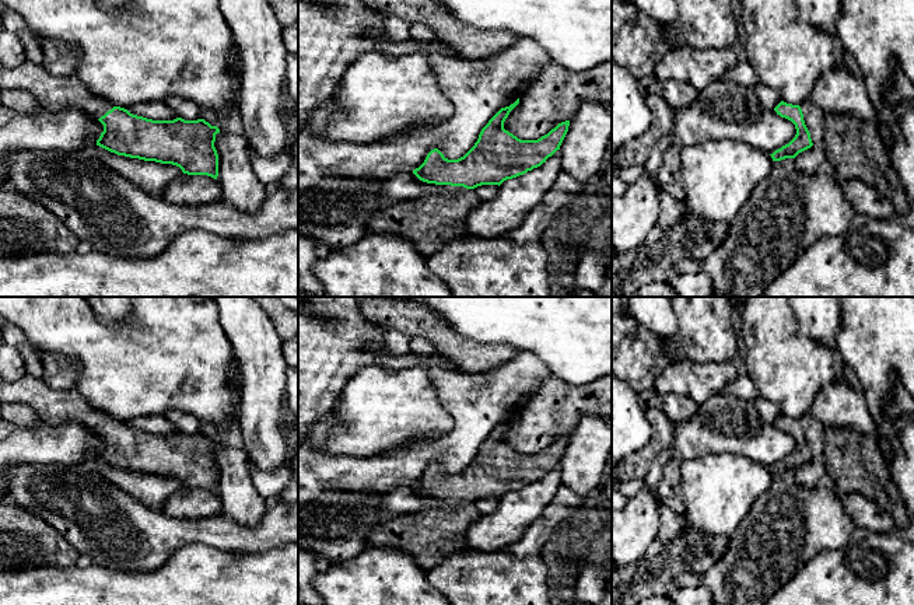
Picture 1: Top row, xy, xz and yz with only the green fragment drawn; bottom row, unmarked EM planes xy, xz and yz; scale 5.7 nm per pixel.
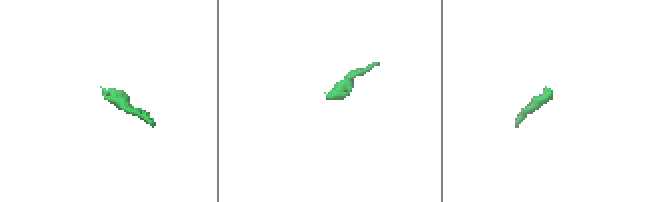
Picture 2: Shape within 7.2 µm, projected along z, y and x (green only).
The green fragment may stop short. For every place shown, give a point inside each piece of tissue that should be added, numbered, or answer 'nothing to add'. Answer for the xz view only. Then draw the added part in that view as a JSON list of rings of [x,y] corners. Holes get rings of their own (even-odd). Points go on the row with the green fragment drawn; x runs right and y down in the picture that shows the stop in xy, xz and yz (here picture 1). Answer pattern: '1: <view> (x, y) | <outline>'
1: xz (434, 188) | [[[435,183],[430,185],[430,193],[455,193],[455,192],[456,188],[451,185],[435,185]]]

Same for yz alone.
1: yz (813, 116) | [[[810,98],[803,101],[799,106],[802,109],[803,120],[810,133],[813,146],[822,146],[826,113],[819,106],[816,106]]]

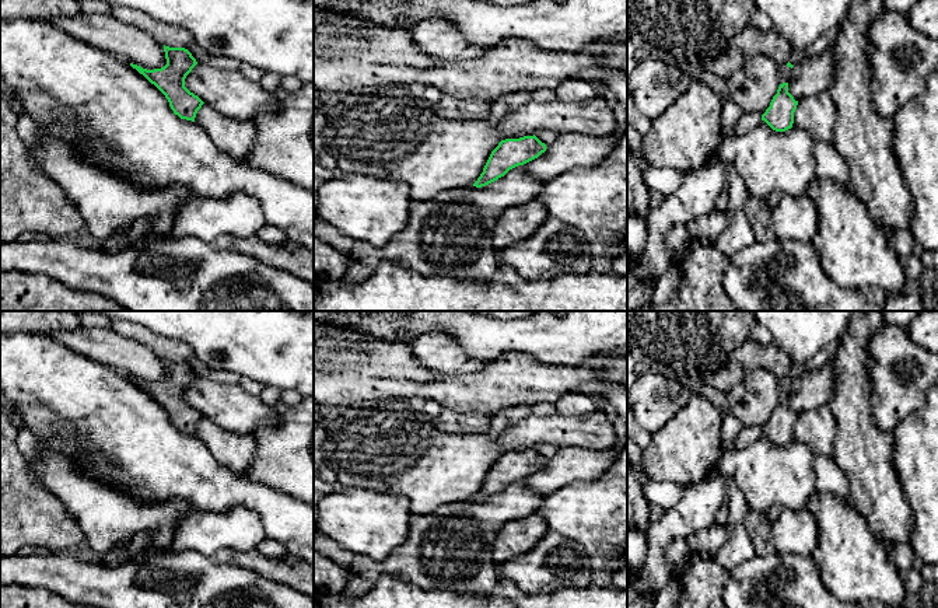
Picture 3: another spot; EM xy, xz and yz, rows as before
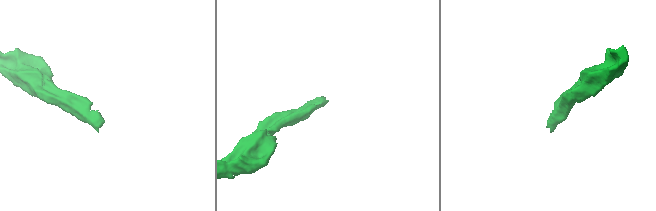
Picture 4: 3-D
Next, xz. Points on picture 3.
nothing to add

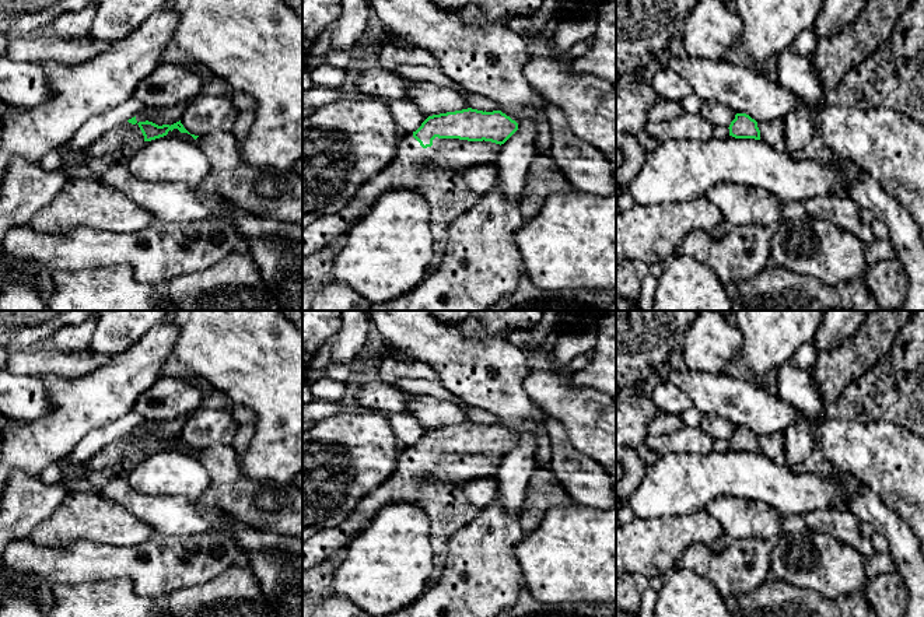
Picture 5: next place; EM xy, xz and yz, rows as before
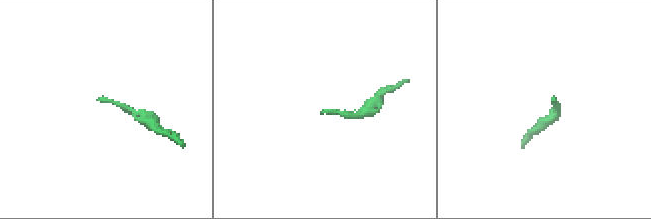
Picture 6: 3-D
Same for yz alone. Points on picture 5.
1: yz (773, 133) | [[[783,119],[757,123],[760,140],[776,150],[785,148],[785,123]]]

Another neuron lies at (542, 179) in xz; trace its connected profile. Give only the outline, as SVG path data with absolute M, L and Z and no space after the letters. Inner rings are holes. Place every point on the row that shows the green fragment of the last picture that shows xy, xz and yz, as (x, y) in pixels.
M536 154L532 159L519 201L519 211L525 221L535 218L545 200L554 193L571 192L573 185L563 176L549 154Z

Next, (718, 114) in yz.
M704 101L700 108L700 116L708 120L714 127L729 127L735 115L736 113L729 106L715 101Z

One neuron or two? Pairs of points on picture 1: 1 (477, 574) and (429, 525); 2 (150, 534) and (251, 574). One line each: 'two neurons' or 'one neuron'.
1: two neurons
2: two neurons

